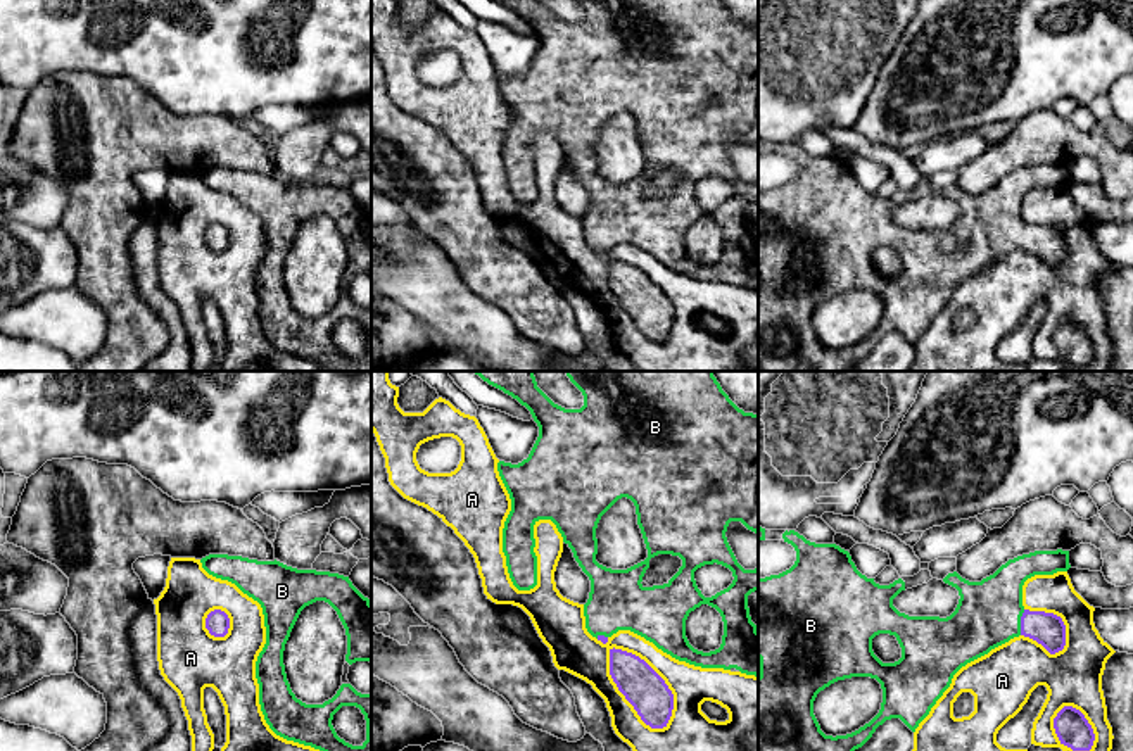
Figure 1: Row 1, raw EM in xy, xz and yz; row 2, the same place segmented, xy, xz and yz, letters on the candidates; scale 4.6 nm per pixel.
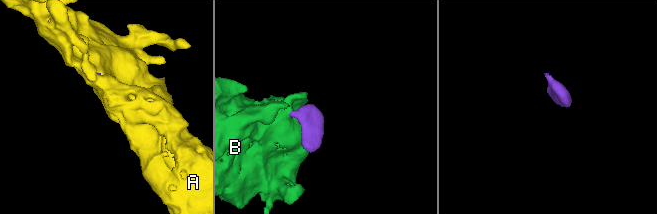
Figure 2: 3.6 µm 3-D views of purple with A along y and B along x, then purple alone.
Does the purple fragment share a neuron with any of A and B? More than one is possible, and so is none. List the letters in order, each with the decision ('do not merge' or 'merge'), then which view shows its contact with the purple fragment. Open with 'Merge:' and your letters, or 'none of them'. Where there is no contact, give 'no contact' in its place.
Merge: B
A: do not merge; contact in xz
B: merge; contact in yz

